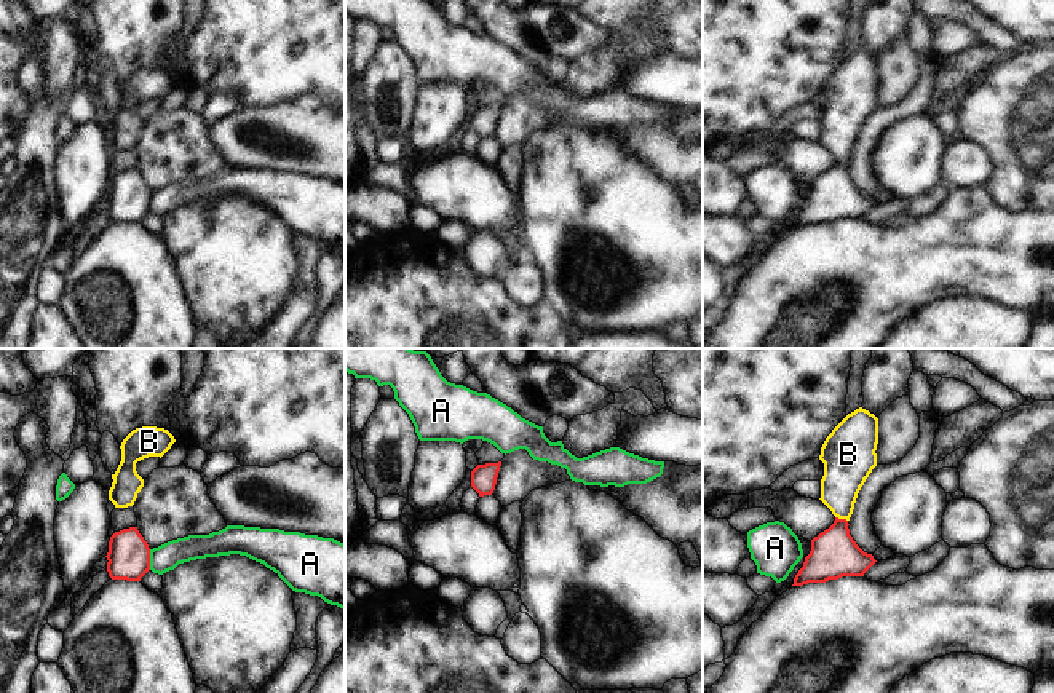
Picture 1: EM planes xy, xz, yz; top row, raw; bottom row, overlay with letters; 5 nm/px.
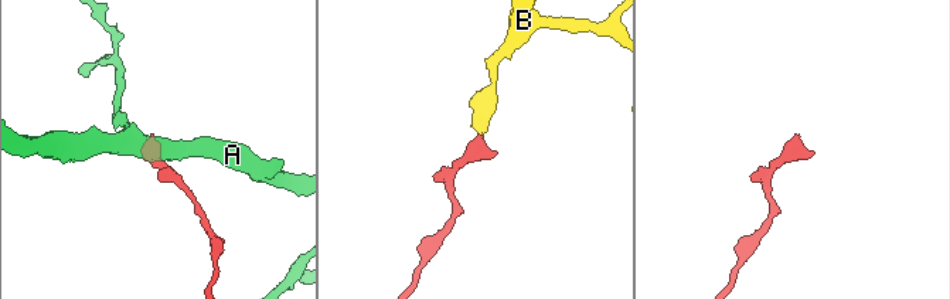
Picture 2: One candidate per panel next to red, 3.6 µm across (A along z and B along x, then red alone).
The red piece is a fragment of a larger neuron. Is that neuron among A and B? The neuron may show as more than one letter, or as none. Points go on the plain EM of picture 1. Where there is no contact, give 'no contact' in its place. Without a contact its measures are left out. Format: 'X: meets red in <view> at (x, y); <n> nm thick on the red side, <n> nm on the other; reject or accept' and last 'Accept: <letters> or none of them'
A: meets red in xy at (149, 201); 220 nm thick on the red side, 140 nm on the other; reject
B: meets red in yz at (842, 162); 240 nm thick on the red side, 220 nm on the other; accept
Accept: B

